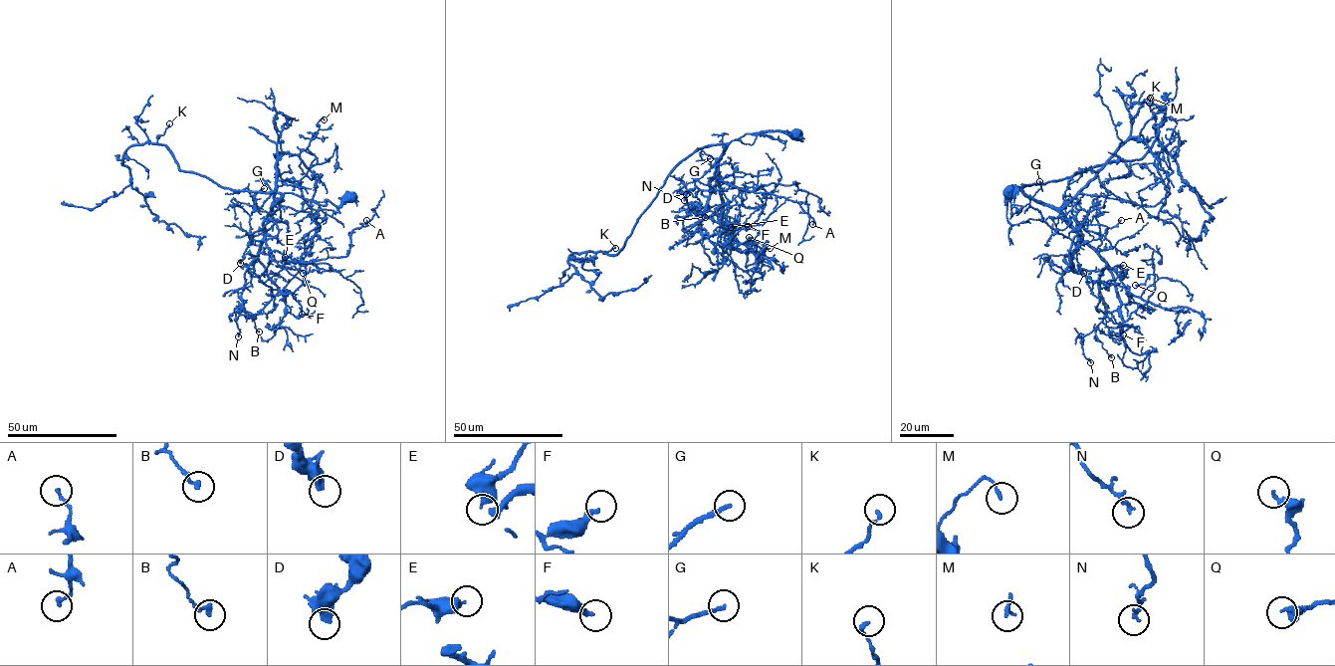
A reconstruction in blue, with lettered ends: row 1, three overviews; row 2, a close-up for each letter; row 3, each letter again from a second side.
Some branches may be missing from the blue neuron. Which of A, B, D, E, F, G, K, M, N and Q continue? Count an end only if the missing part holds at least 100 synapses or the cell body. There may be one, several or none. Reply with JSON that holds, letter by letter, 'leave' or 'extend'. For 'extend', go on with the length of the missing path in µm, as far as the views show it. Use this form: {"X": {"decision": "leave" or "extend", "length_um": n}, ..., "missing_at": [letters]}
{"A": {"decision": "leave"}, "B": {"decision": "leave"}, "D": {"decision": "leave"}, "E": {"decision": "leave"}, "F": {"decision": "leave"}, "G": {"decision": "leave"}, "K": {"decision": "leave"}, "M": {"decision": "leave"}, "N": {"decision": "leave"}, "Q": {"decision": "leave"}, "missing_at": []}

